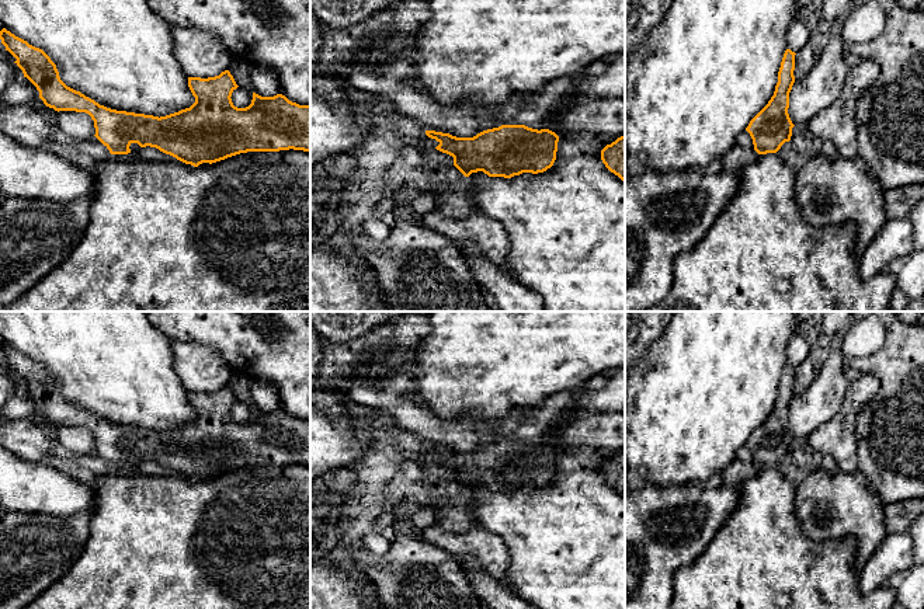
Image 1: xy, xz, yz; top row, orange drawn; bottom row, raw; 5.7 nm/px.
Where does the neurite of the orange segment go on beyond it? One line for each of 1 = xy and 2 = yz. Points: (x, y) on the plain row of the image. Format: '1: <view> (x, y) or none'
1: none
2: none

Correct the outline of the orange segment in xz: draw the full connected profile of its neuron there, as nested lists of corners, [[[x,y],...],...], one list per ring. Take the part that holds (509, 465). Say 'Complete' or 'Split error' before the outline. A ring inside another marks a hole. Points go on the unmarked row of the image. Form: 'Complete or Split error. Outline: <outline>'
Complete. Outline: [[[501,439],[473,452],[435,445],[425,449],[440,457],[437,464],[454,471],[454,480],[465,491],[477,486],[504,493],[543,487],[553,480],[559,456],[555,446],[525,439]]]

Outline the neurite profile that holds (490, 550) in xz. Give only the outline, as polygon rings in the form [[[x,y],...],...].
[[[440,523],[425,528],[423,533],[427,543],[445,549],[452,556],[472,556],[477,558],[483,571],[490,575],[496,584],[515,595],[507,578],[510,554],[501,536],[482,526],[465,533],[448,532]]]

